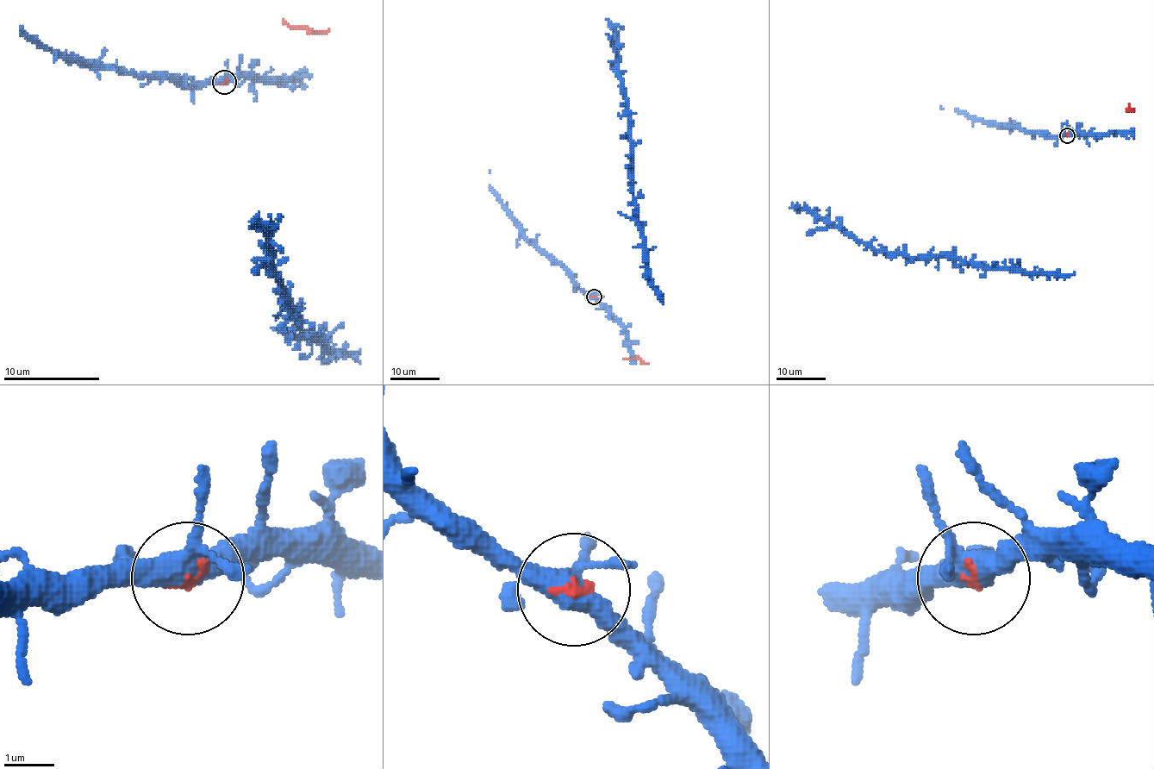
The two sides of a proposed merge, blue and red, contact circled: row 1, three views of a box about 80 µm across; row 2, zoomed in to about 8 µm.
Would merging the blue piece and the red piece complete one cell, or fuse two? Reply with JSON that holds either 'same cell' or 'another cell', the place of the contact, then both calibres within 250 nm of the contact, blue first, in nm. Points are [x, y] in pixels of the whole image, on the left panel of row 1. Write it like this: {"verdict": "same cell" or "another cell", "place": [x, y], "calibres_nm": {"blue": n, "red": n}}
{"verdict": "same cell", "place": [224, 82], "calibres_nm": {"blue": 400, "red": 120}}

